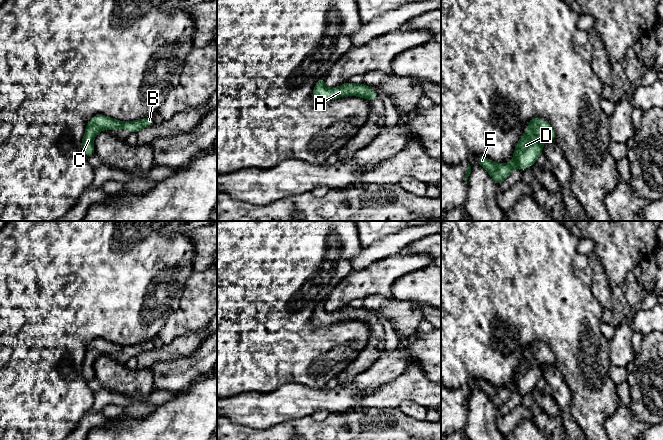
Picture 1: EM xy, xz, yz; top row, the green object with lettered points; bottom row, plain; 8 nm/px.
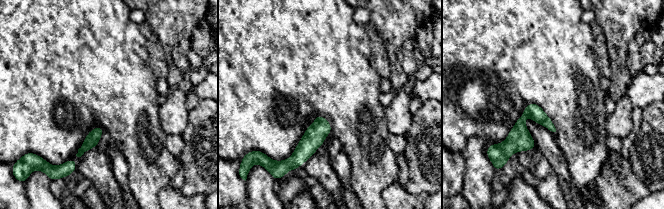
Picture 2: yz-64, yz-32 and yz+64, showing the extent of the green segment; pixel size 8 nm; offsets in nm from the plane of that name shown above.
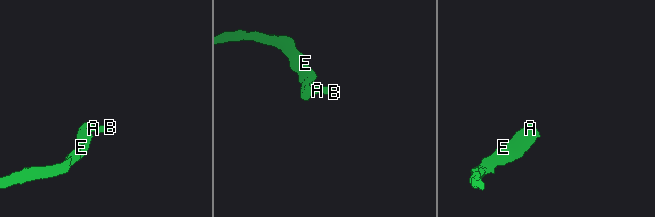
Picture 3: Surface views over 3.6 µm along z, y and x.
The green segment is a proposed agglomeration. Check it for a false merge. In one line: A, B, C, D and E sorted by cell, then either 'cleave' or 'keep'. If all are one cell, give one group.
A B C D E; keep

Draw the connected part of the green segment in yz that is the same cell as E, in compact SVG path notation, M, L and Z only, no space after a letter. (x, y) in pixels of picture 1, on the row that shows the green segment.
M534 117L528 121L527 127L528 130L521 135L515 146L510 163L497 163L483 155L477 157L479 165L489 173L496 185L500 185L513 169L524 170L532 167L543 154L543 143L556 140L554 129L544 119Z

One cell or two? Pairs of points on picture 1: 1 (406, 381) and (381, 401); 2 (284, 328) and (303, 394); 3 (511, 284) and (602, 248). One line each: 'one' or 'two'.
1: one
2: two
3: two

